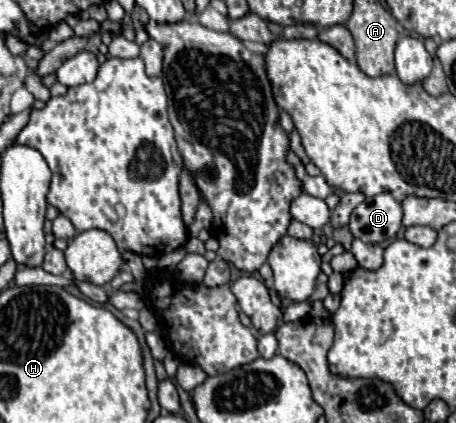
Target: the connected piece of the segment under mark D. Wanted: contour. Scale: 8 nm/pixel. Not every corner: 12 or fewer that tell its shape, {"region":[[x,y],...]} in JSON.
{"region":[[382,192],[350,216],[356,238],[388,242],[402,228],[402,204]]}

